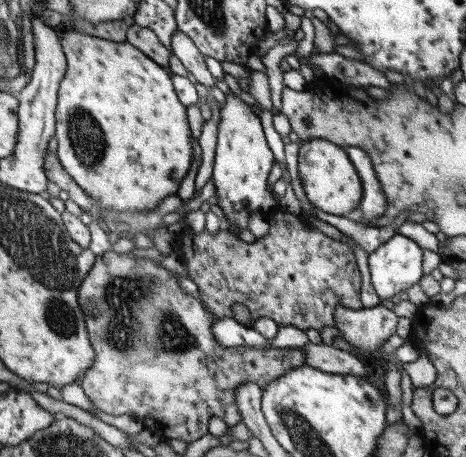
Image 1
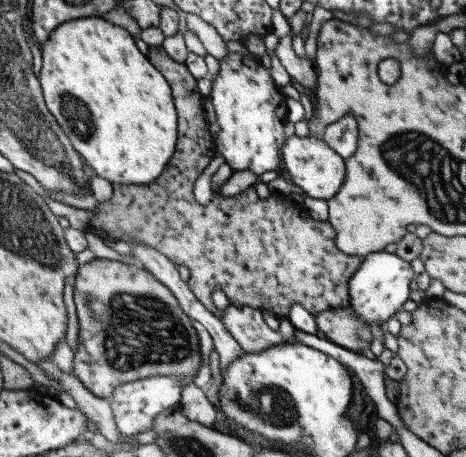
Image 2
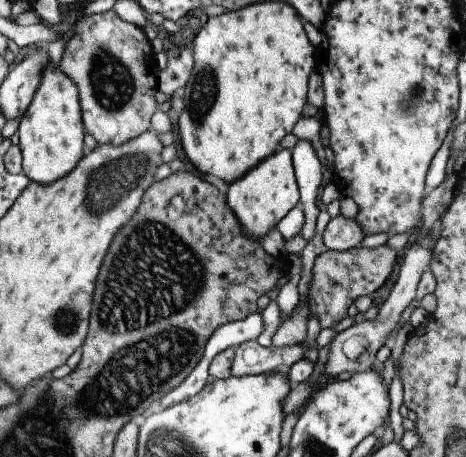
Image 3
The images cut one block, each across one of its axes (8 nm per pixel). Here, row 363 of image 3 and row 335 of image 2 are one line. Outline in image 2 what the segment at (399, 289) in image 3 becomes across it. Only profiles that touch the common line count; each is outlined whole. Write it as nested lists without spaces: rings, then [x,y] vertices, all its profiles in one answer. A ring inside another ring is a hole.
[[[331,308],[319,312],[315,316],[315,324],[329,342],[339,344],[341,348],[355,354],[367,350],[373,338],[377,338],[375,330],[349,308]]]

